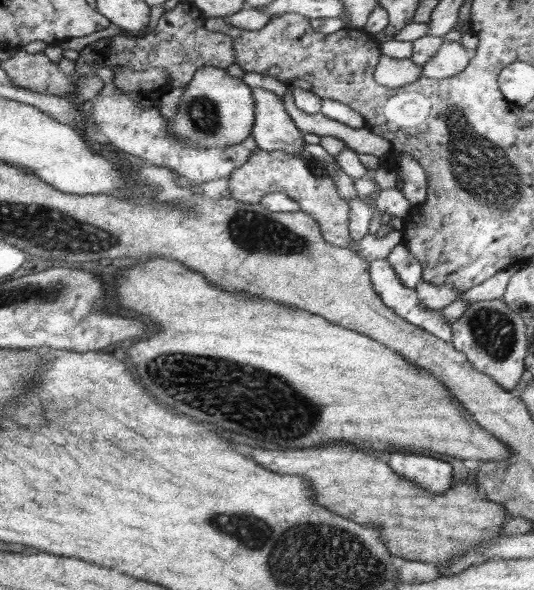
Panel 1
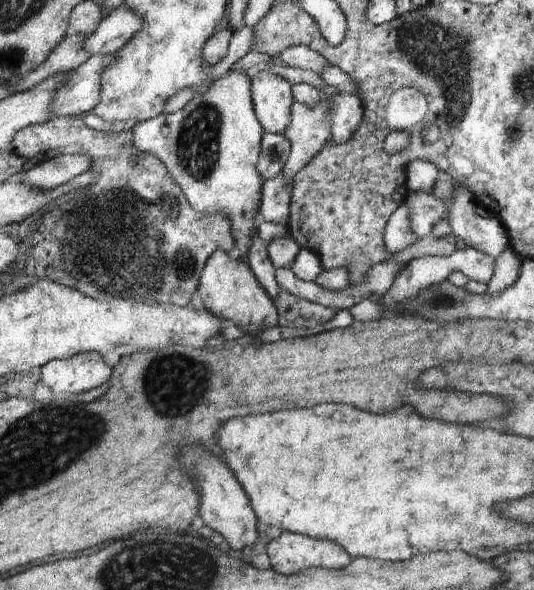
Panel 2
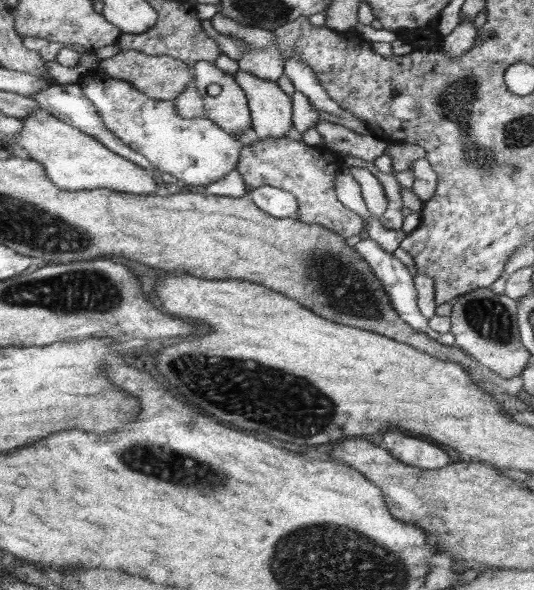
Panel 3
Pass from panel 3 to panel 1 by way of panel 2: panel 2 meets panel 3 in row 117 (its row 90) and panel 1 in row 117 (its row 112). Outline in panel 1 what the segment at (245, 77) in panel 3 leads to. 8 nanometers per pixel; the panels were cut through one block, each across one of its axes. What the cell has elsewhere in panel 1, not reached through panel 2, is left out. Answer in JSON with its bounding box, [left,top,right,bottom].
[251,89,305,154]

